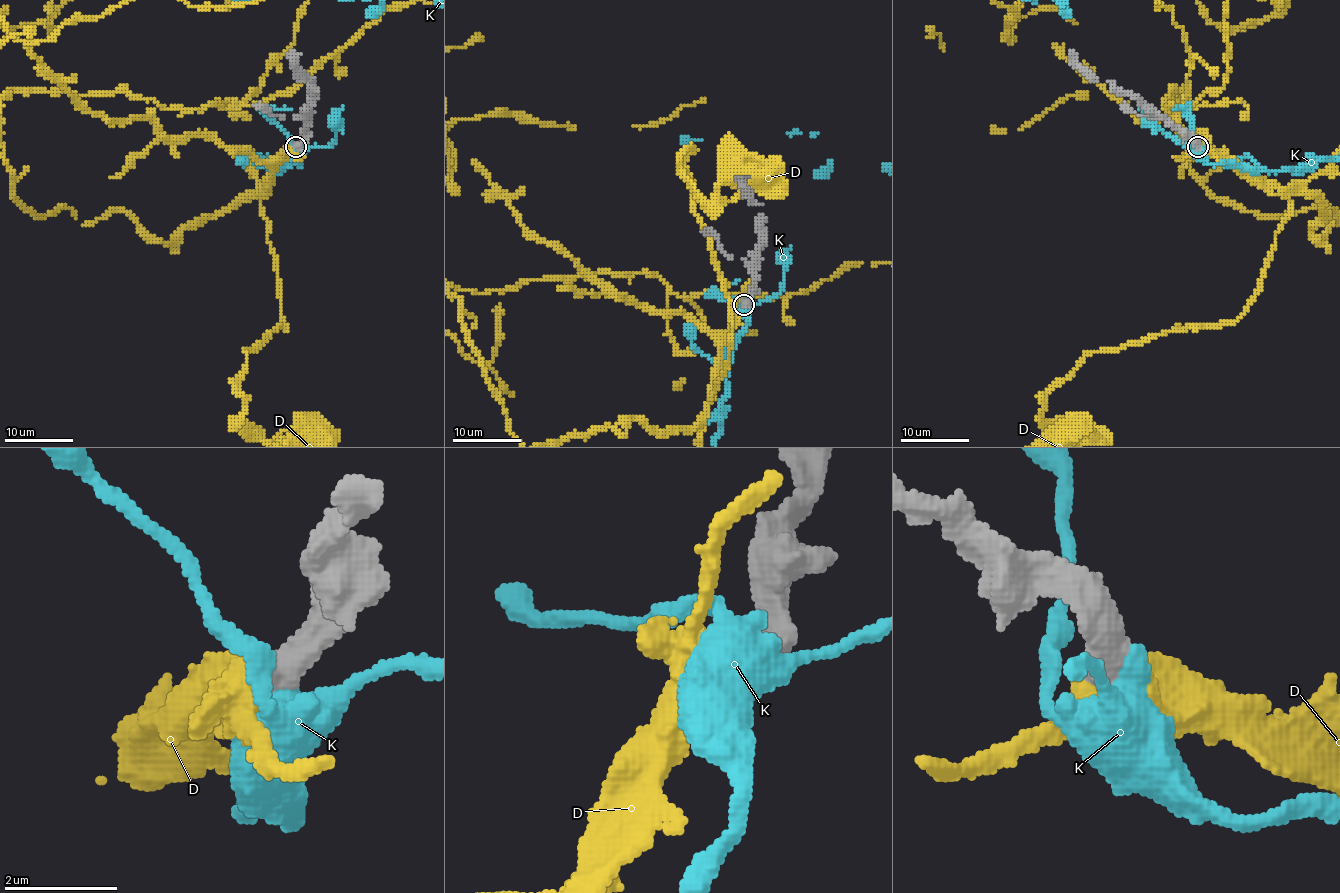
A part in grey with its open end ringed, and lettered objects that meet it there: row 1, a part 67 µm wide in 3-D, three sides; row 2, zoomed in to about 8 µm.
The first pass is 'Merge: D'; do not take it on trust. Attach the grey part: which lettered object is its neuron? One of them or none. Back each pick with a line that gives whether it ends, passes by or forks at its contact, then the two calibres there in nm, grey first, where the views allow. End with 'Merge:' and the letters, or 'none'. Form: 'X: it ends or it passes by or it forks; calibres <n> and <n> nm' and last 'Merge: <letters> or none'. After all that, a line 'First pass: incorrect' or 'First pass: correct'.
D: it passes by; calibres 650 and 550 nm
Merge: D
First pass: correct

